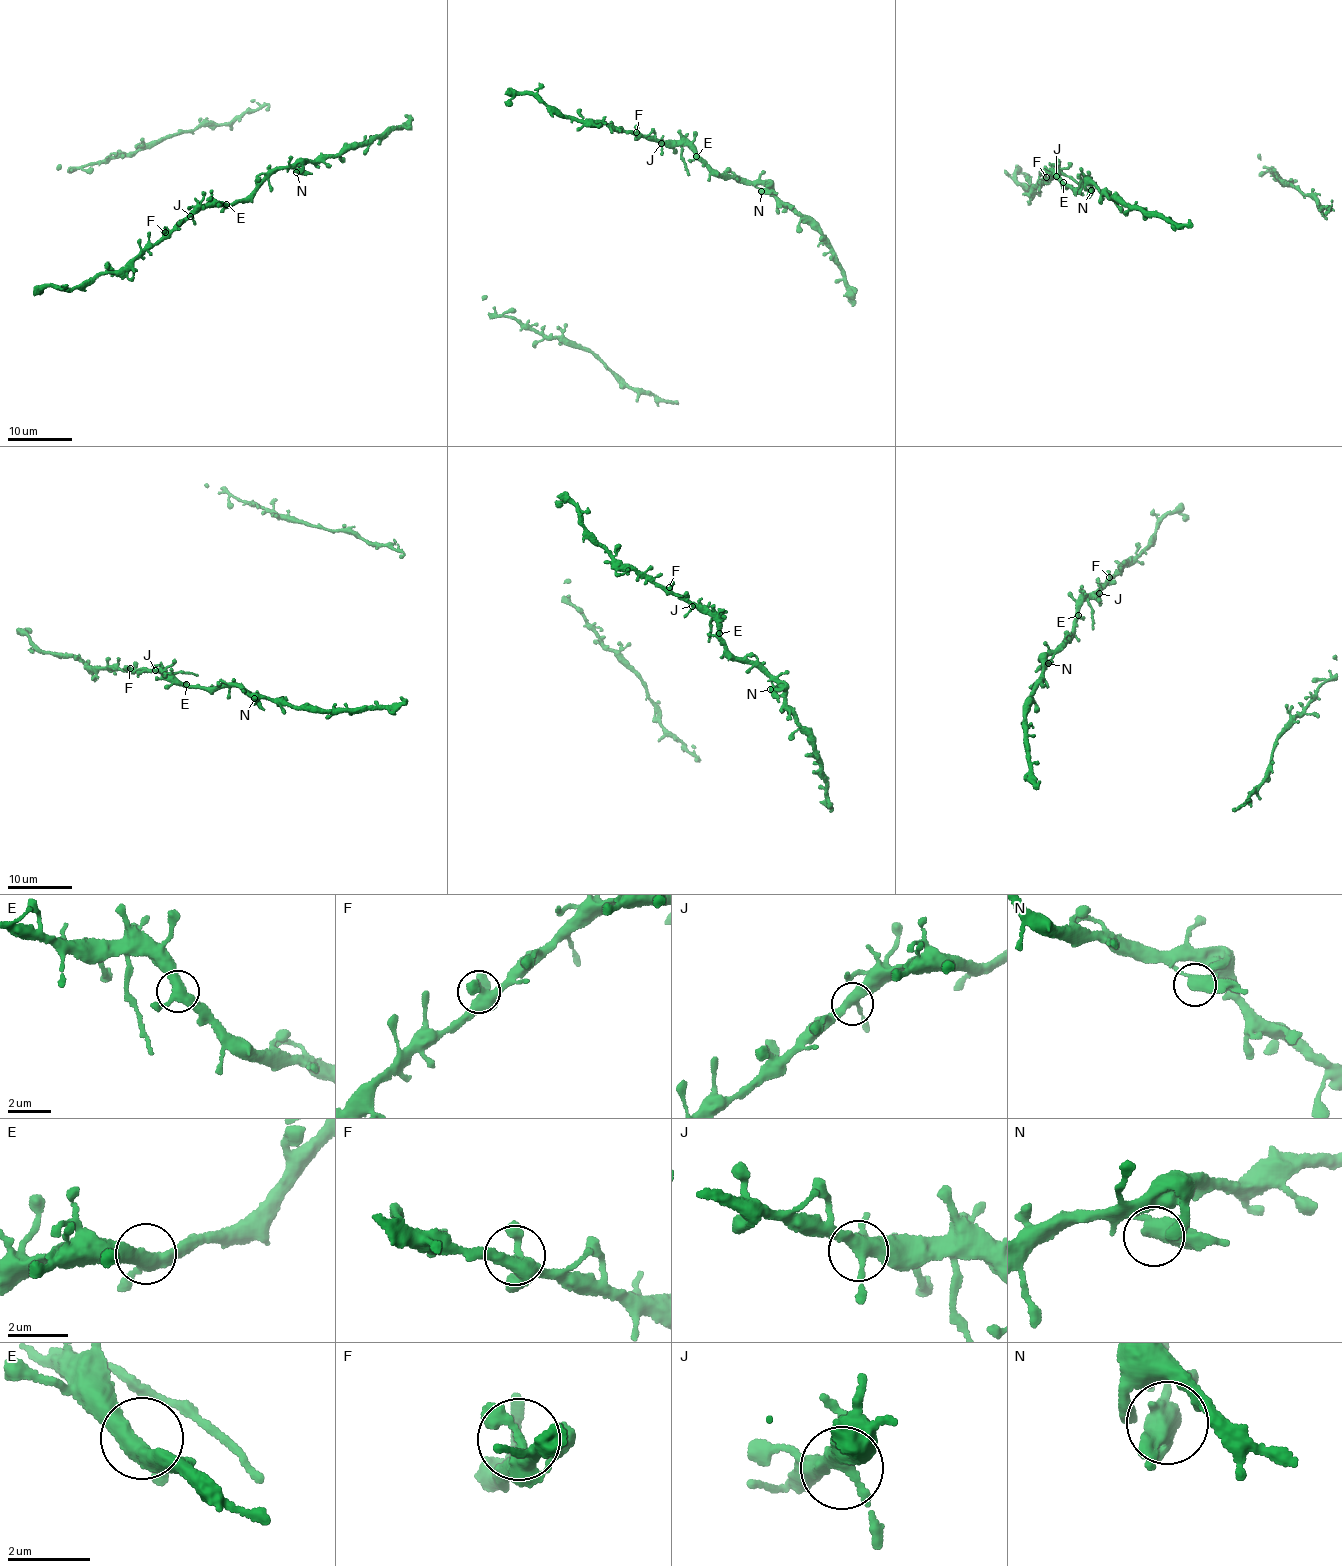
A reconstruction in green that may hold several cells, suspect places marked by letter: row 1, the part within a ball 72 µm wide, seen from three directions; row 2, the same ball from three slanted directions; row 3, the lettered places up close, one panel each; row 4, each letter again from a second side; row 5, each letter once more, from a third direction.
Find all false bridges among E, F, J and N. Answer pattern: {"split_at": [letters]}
{"split_at": []}

